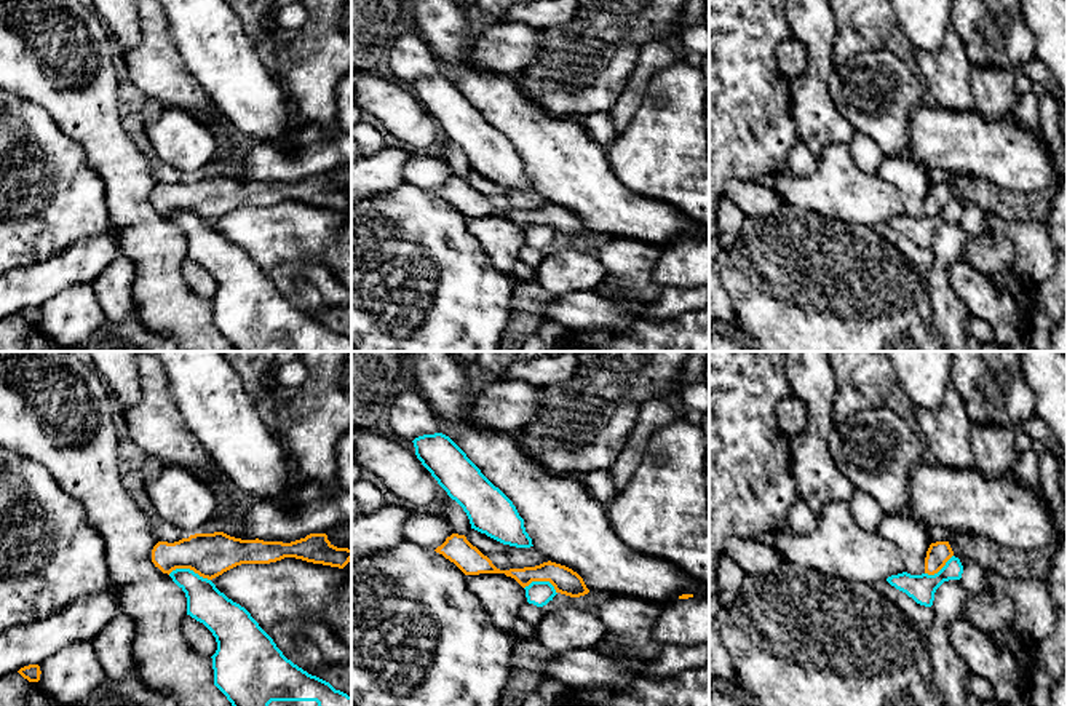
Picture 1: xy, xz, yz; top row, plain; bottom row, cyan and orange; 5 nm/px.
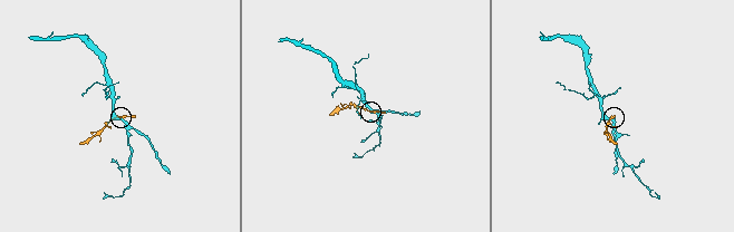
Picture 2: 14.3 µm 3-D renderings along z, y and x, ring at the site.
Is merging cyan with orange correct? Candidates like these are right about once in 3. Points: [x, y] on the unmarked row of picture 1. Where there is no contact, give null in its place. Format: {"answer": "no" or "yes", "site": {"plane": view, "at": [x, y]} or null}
{"answer": "no", "site": {"plane": "xy", "at": [189, 211]}}

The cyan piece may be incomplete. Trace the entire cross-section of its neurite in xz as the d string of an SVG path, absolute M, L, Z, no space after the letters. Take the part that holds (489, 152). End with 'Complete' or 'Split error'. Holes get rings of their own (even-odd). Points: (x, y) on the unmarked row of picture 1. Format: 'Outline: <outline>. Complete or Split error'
Outline: M442 75L423 77L412 85L422 107L463 150L471 171L503 187L534 188L513 144L481 115L449 78Z. Complete

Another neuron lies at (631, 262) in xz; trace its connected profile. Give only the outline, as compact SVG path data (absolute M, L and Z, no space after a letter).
M612 236L604 243L596 257L613 275L629 297L644 303L653 303L663 288L653 281L653 267L656 265L663 248L652 246L626 236Z

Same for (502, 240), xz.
M505 216L465 217L466 228L481 243L486 256L502 272L510 275L519 262L519 252L527 246L526 232Z

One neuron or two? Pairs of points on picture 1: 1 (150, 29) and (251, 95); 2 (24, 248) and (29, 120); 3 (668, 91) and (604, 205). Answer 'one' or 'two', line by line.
1: two
2: one
3: two

